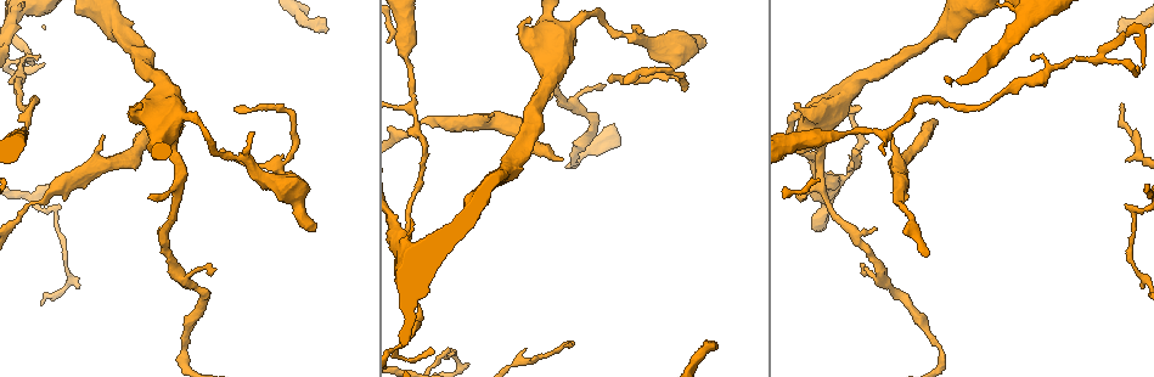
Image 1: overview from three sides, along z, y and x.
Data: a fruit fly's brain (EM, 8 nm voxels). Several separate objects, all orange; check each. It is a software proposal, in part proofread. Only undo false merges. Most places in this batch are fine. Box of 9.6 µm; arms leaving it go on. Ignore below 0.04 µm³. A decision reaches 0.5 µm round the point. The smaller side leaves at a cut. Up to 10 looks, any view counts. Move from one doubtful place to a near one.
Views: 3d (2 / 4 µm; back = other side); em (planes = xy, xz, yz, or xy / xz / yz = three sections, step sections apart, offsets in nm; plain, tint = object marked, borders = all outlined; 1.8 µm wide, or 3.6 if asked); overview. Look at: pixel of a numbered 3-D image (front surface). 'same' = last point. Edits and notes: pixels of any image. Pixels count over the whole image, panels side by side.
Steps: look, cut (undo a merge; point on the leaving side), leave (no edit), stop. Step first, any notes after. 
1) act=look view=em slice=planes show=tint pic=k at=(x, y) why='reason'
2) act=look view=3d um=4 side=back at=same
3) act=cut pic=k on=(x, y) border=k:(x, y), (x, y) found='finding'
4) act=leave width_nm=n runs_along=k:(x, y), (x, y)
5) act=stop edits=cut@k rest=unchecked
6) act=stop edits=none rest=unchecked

act=look view=em slice=planes show=tint pic=1 at=(161, 136) why='thick turns thin'

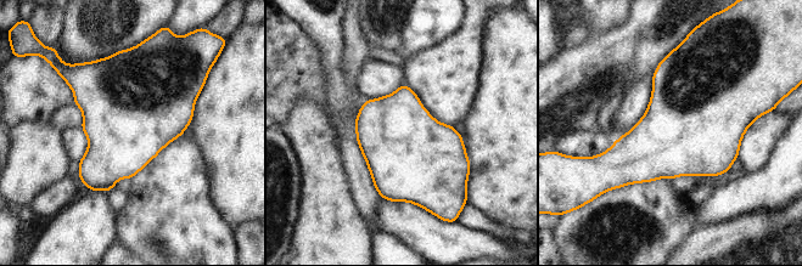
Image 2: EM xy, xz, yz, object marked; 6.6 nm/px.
act=leave width_nm=550 found='all the same cell'

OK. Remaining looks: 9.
act=look view=3d um=4 pic=1 at=(411, 108) why='sharp bend'

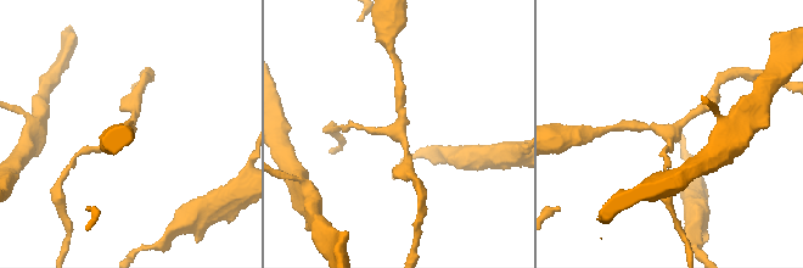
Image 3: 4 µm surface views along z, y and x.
act=look view=em slice=planes show=tint pic=3 at=(667, 132) arms=3

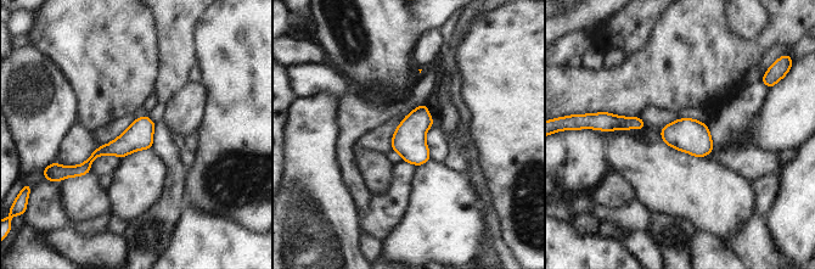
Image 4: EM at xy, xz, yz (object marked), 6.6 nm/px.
act=leave runs_along=4:(151, 124), (74, 172) found='one cell here'

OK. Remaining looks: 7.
act=look view=em um=3.6 slice=xy step=4 show=tint pic=1 at=(143, 137) why='thick turns thin'

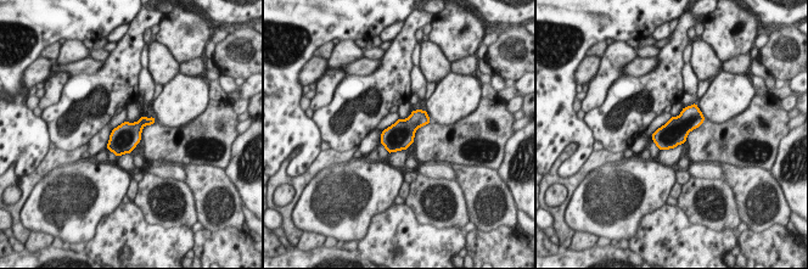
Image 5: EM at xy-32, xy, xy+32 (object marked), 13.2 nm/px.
act=look view=em um=3.6 slice=xz step=8 show=tint at=same

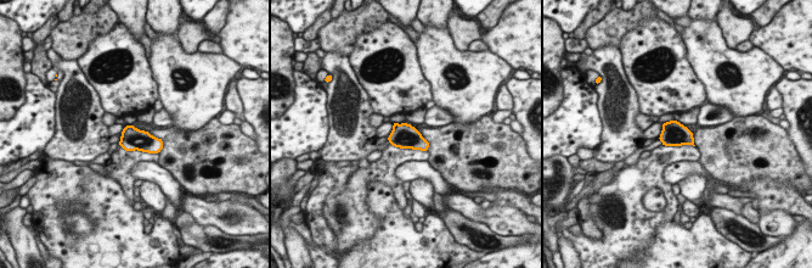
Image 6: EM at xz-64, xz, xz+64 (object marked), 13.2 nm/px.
act=leave found='continuous, no second cell'

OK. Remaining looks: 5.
act=look view=em slice=planes show=tint pic=1 at=(21, 69) why='sudden change in width'

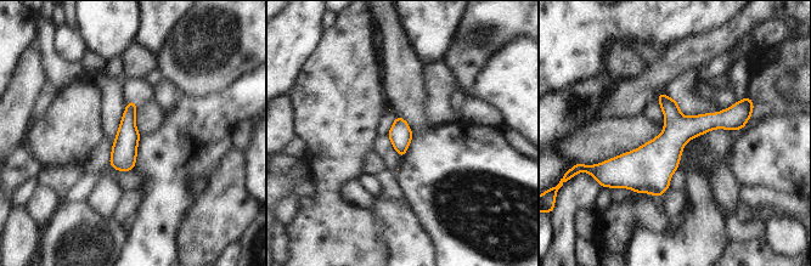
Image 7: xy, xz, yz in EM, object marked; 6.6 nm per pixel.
act=leave runs_along=7:(743, 111), (648, 164), (608, 164) found='continuous, no second cell'

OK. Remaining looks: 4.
act=stop edits=none rest=unchecked

